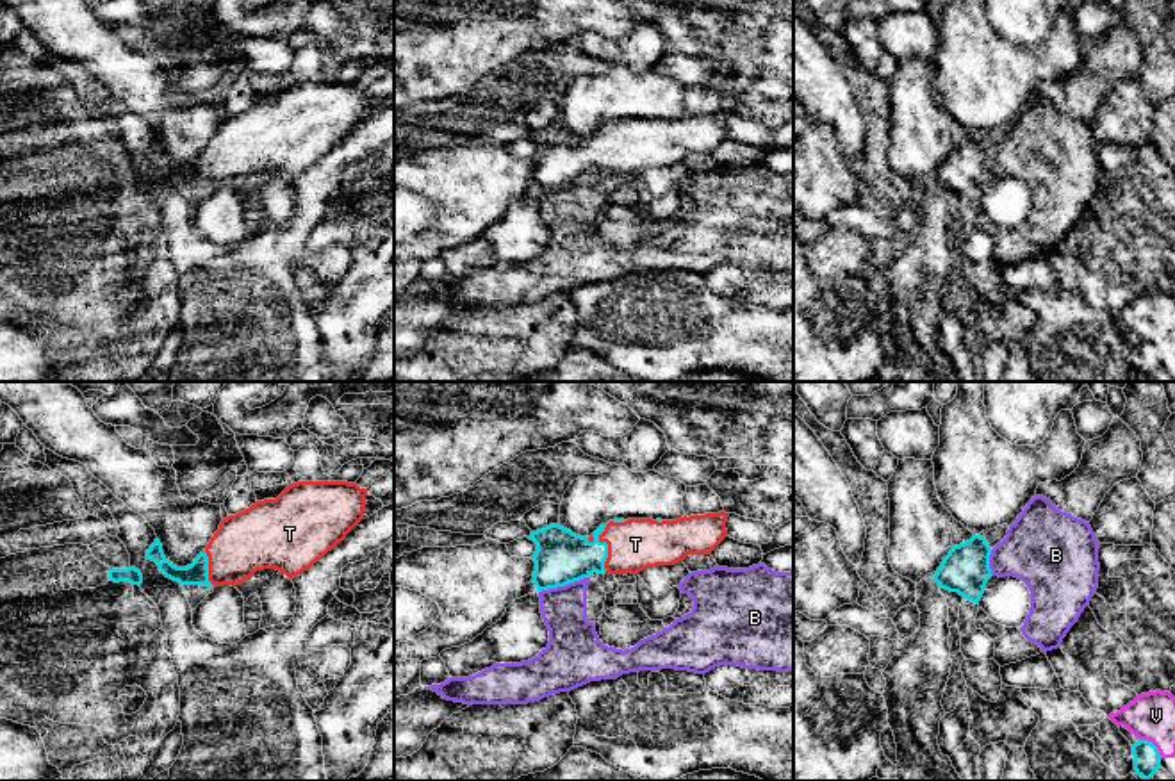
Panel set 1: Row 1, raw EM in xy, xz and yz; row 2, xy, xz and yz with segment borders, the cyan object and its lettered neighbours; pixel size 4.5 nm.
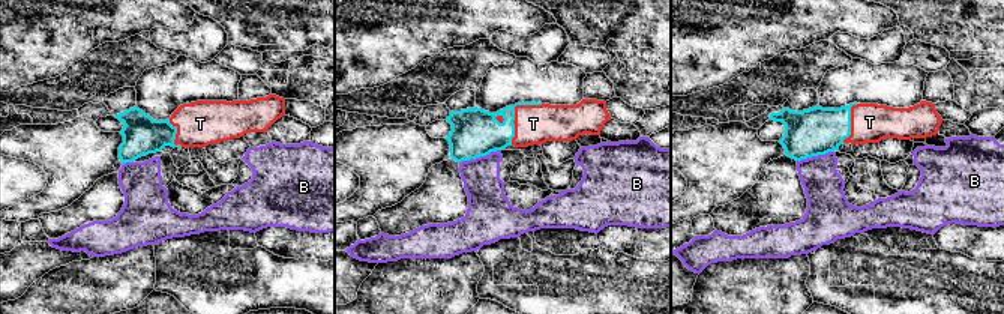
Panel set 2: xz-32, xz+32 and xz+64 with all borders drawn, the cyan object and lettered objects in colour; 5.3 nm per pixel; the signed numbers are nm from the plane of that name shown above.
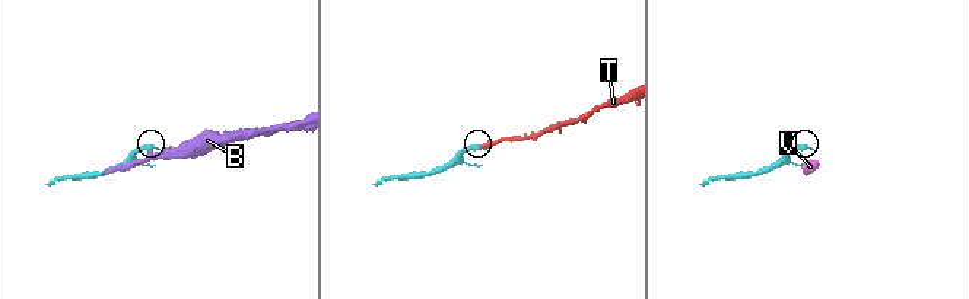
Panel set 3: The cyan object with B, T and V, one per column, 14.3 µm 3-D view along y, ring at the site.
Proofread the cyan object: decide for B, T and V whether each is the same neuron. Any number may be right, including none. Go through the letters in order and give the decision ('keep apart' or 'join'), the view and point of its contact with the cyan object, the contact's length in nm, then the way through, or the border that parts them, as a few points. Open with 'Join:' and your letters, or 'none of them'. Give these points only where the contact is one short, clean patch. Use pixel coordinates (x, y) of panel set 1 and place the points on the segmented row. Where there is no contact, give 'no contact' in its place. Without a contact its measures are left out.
Join: T
B: keep apart; meets cyan in xz at (562, 585); contact 240 nm long
T: join; meets cyan in xz at (607, 546); contact 220 nm long
V: keep apart; meets cyan in yz at (1152, 744); contact 130 nm long; border along yz (1140, 739), (1147, 739), (1161, 756)

